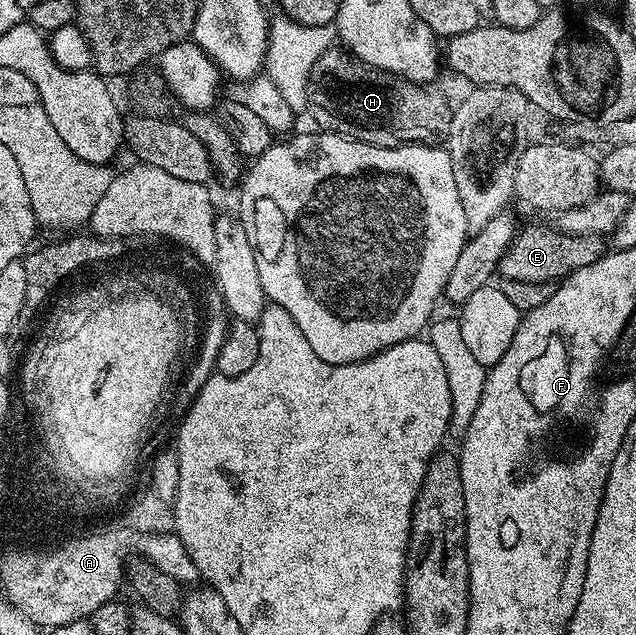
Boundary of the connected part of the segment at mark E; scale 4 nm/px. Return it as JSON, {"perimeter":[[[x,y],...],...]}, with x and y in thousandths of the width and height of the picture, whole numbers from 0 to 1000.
{"perimeter":[[[830,356],[805,376],[805,387],[796,394],[783,427],[791,441],[827,441],[829,444],[874,444],[895,438],[909,422],[934,416],[953,398],[953,381],[936,369],[896,372],[862,356]]]}

